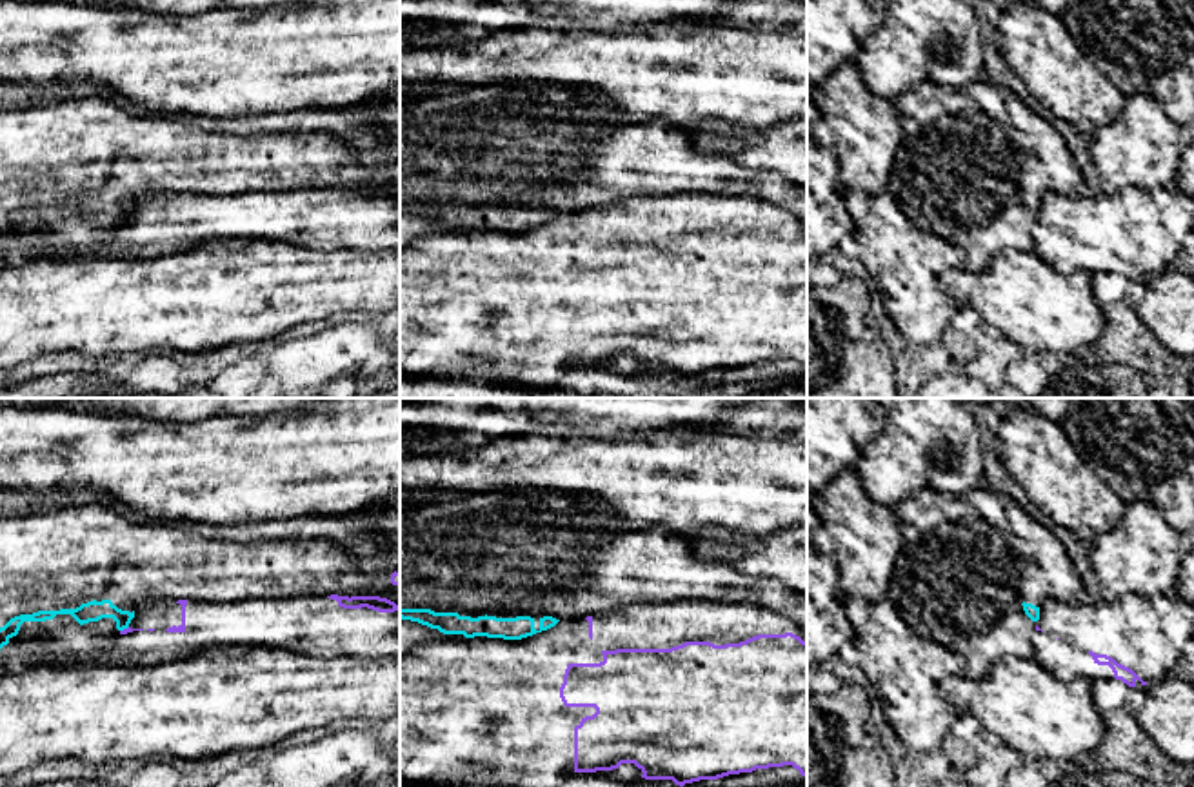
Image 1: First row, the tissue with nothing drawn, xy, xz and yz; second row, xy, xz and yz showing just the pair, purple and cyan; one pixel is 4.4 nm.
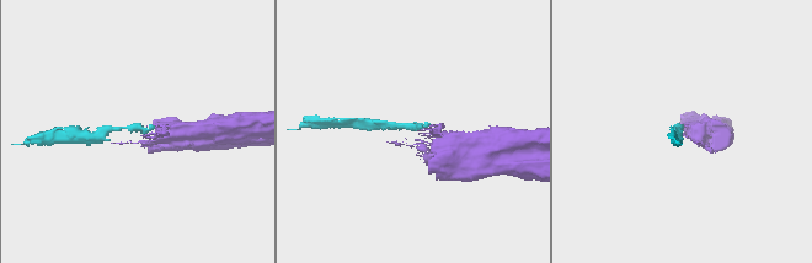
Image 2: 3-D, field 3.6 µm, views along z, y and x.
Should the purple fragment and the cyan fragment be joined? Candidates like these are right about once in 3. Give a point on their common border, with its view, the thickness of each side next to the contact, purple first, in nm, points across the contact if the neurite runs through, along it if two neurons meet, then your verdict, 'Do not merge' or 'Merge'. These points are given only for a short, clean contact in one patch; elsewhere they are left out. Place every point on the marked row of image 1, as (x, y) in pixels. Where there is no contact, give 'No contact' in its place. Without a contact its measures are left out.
Touches purple at xy (124, 629). Thickness 20 nm (purple) against 90 nm. Boundary: xy (128, 626), (120, 631). Do not merge

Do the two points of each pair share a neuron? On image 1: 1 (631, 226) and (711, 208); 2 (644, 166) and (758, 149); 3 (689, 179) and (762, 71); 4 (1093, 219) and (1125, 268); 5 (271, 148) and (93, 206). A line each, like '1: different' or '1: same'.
1: same
2: different
3: different
4: same
5: same

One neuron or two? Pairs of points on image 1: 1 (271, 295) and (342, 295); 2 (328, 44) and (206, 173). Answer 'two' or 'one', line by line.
1: one
2: two

